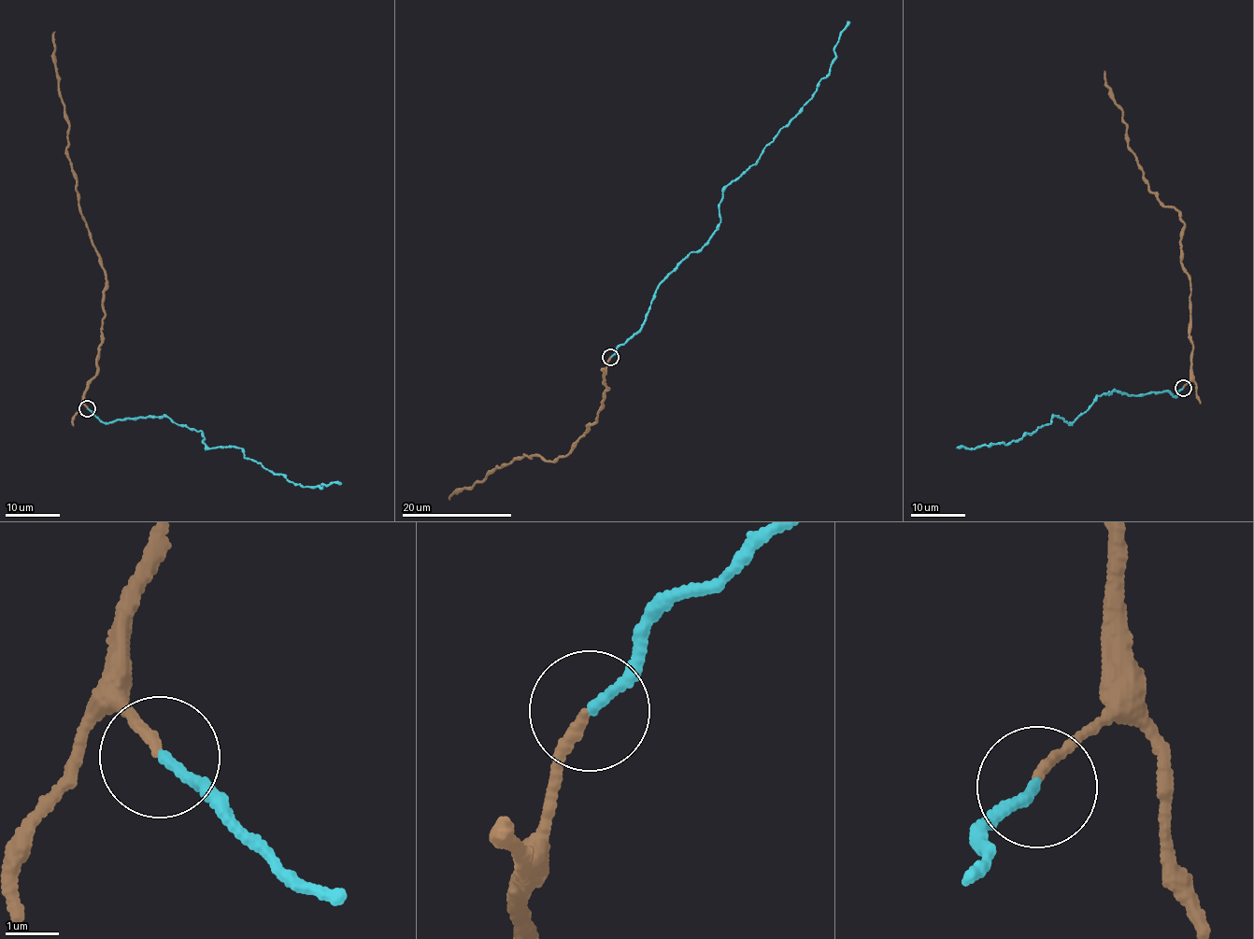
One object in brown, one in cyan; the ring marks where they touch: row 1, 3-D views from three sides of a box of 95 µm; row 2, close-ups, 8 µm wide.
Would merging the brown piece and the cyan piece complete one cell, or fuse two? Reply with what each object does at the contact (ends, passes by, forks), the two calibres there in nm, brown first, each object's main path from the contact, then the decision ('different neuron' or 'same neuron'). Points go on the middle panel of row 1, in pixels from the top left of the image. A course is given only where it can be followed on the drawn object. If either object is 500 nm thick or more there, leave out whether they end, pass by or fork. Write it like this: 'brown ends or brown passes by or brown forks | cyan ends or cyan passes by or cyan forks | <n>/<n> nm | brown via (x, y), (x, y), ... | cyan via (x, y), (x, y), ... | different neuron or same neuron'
brown ends | cyan ends | 180/180 nm | brown via (610, 356), (596, 422), (567, 455), (554, 463), (525, 455), (449, 499) | cyan via (610, 356), (646, 320), (658, 284), (717, 229), (723, 190), (815, 92), (849, 21) | same neuron

